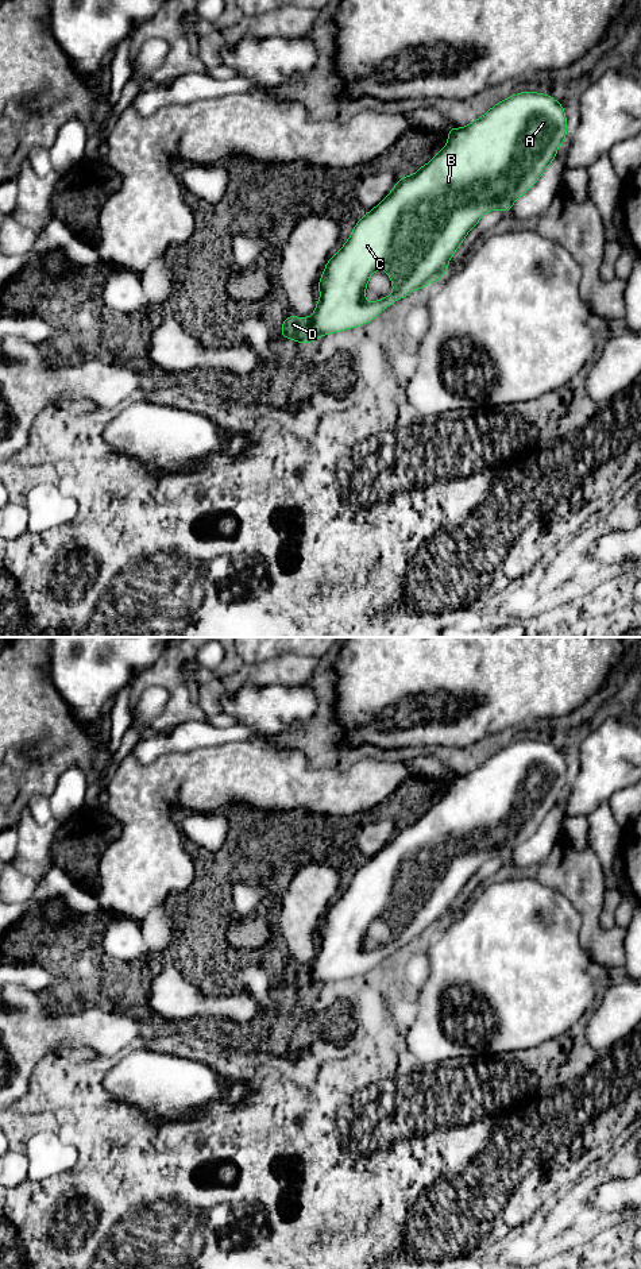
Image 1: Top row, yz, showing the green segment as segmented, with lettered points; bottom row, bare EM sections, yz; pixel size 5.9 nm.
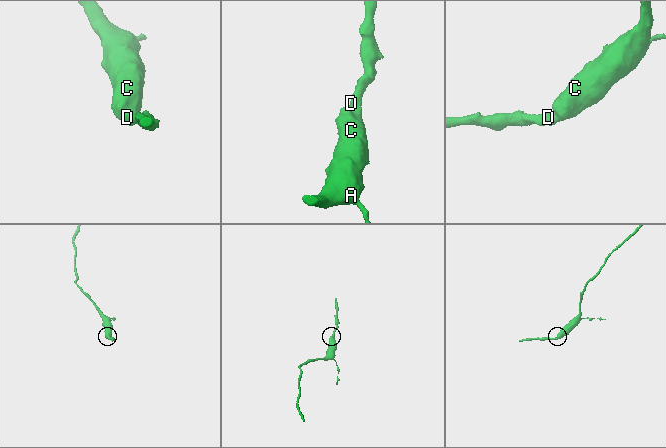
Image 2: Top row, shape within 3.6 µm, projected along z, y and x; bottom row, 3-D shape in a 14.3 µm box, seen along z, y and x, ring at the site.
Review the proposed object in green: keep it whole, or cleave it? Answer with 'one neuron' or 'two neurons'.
one neuron

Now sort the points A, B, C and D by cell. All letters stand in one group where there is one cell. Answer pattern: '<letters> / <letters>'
A B C D

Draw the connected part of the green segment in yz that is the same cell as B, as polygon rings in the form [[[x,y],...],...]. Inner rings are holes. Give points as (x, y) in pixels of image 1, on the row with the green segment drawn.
[[[529,90],[503,99],[463,128],[448,128],[447,144],[413,176],[398,180],[391,192],[355,224],[348,240],[325,265],[318,281],[320,301],[314,305],[314,313],[302,319],[289,315],[281,327],[281,336],[306,344],[324,335],[362,327],[413,290],[425,289],[430,282],[441,279],[455,251],[482,216],[494,209],[509,213],[515,200],[538,181],[556,158],[565,136],[564,107],[549,94]],[[382,267],[394,289],[390,296],[367,302],[367,282]]]

